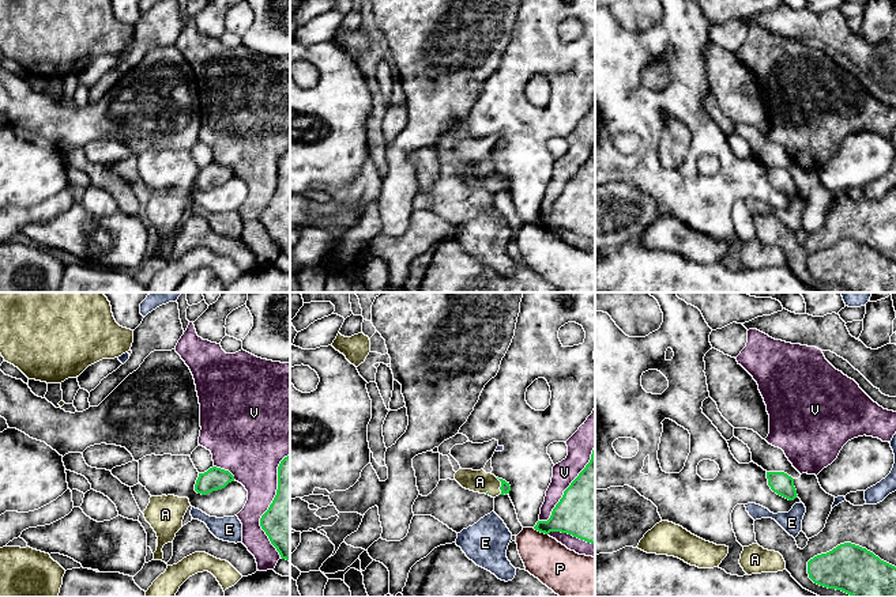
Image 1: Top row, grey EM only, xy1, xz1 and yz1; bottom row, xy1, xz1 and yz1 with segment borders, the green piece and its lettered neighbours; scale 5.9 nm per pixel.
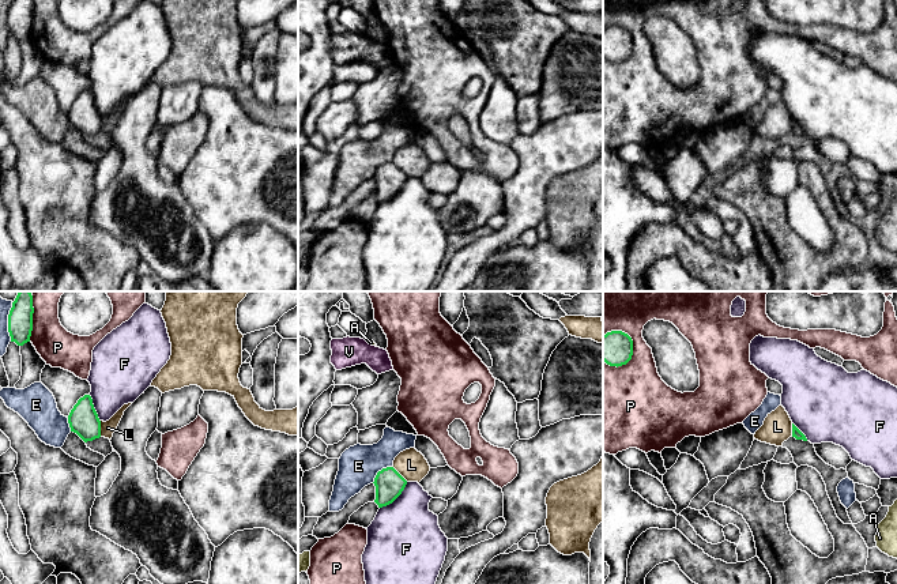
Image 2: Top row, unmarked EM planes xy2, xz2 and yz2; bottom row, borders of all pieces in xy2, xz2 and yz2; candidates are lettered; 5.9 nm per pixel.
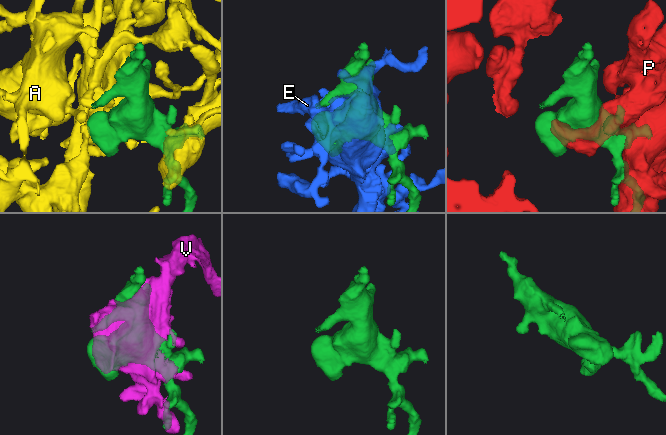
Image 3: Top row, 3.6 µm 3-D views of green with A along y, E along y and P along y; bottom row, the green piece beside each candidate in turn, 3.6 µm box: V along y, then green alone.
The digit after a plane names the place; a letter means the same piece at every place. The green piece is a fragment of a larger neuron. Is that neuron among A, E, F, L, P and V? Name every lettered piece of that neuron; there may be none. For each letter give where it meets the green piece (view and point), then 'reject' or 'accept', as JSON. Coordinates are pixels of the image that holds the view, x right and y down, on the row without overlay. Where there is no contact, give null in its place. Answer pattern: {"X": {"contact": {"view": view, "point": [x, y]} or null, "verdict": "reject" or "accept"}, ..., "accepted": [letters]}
{"A": {"contact": {"view": "xz1", "point": [501, 181]}, "verdict": "accept"}, "E": {"contact": {"view": "xz2", "point": [379, 166]}, "verdict": "reject"}, "F": {"contact": {"view": "xz2", "point": [395, 193]}, "verdict": "reject"}, "L": {"contact": {"view": "xy2", "point": [100, 124]}, "verdict": "reject"}, "P": {"contact": {"view": "xy2", "point": [31, 18]}, "verdict": "reject"}, "V": {"contact": {"view": "xz1", "point": [568, 182]}, "verdict": "reject"}, "accepted": ["A"]}

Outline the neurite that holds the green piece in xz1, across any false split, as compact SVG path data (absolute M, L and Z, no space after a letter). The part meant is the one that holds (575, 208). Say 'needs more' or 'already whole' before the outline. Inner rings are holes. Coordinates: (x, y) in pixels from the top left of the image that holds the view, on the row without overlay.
already whole | M595 143L590 158L564 186L547 216L538 216L535 226L561 227L595 239Z

